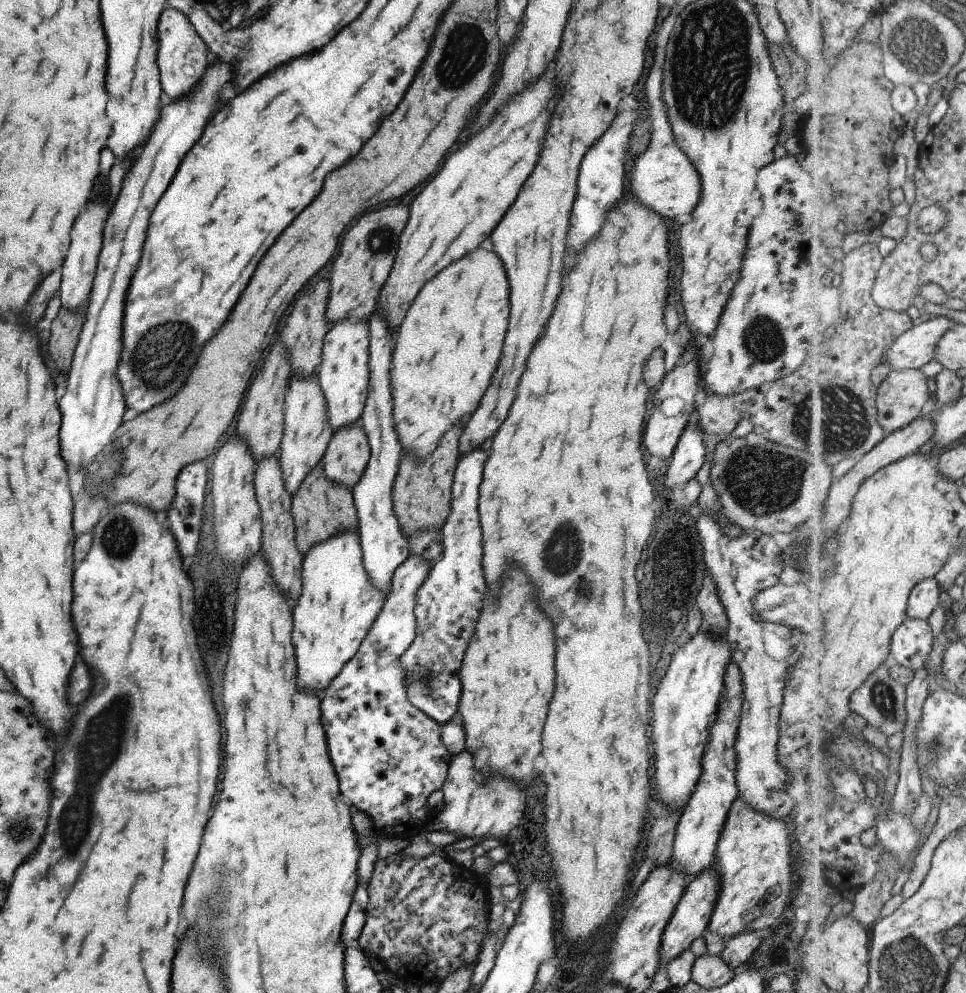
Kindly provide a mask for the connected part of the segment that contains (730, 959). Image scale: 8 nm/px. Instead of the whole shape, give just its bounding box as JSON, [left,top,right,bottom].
[719,932,761,971]

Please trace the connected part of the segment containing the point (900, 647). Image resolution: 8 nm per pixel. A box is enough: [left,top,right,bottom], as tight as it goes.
[891,617,933,672]

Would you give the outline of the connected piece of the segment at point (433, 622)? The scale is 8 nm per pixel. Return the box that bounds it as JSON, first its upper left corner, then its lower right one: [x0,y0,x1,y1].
[400,446,487,725]

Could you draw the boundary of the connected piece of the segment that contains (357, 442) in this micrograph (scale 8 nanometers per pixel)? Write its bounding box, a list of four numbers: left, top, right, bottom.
[322,421,370,489]

